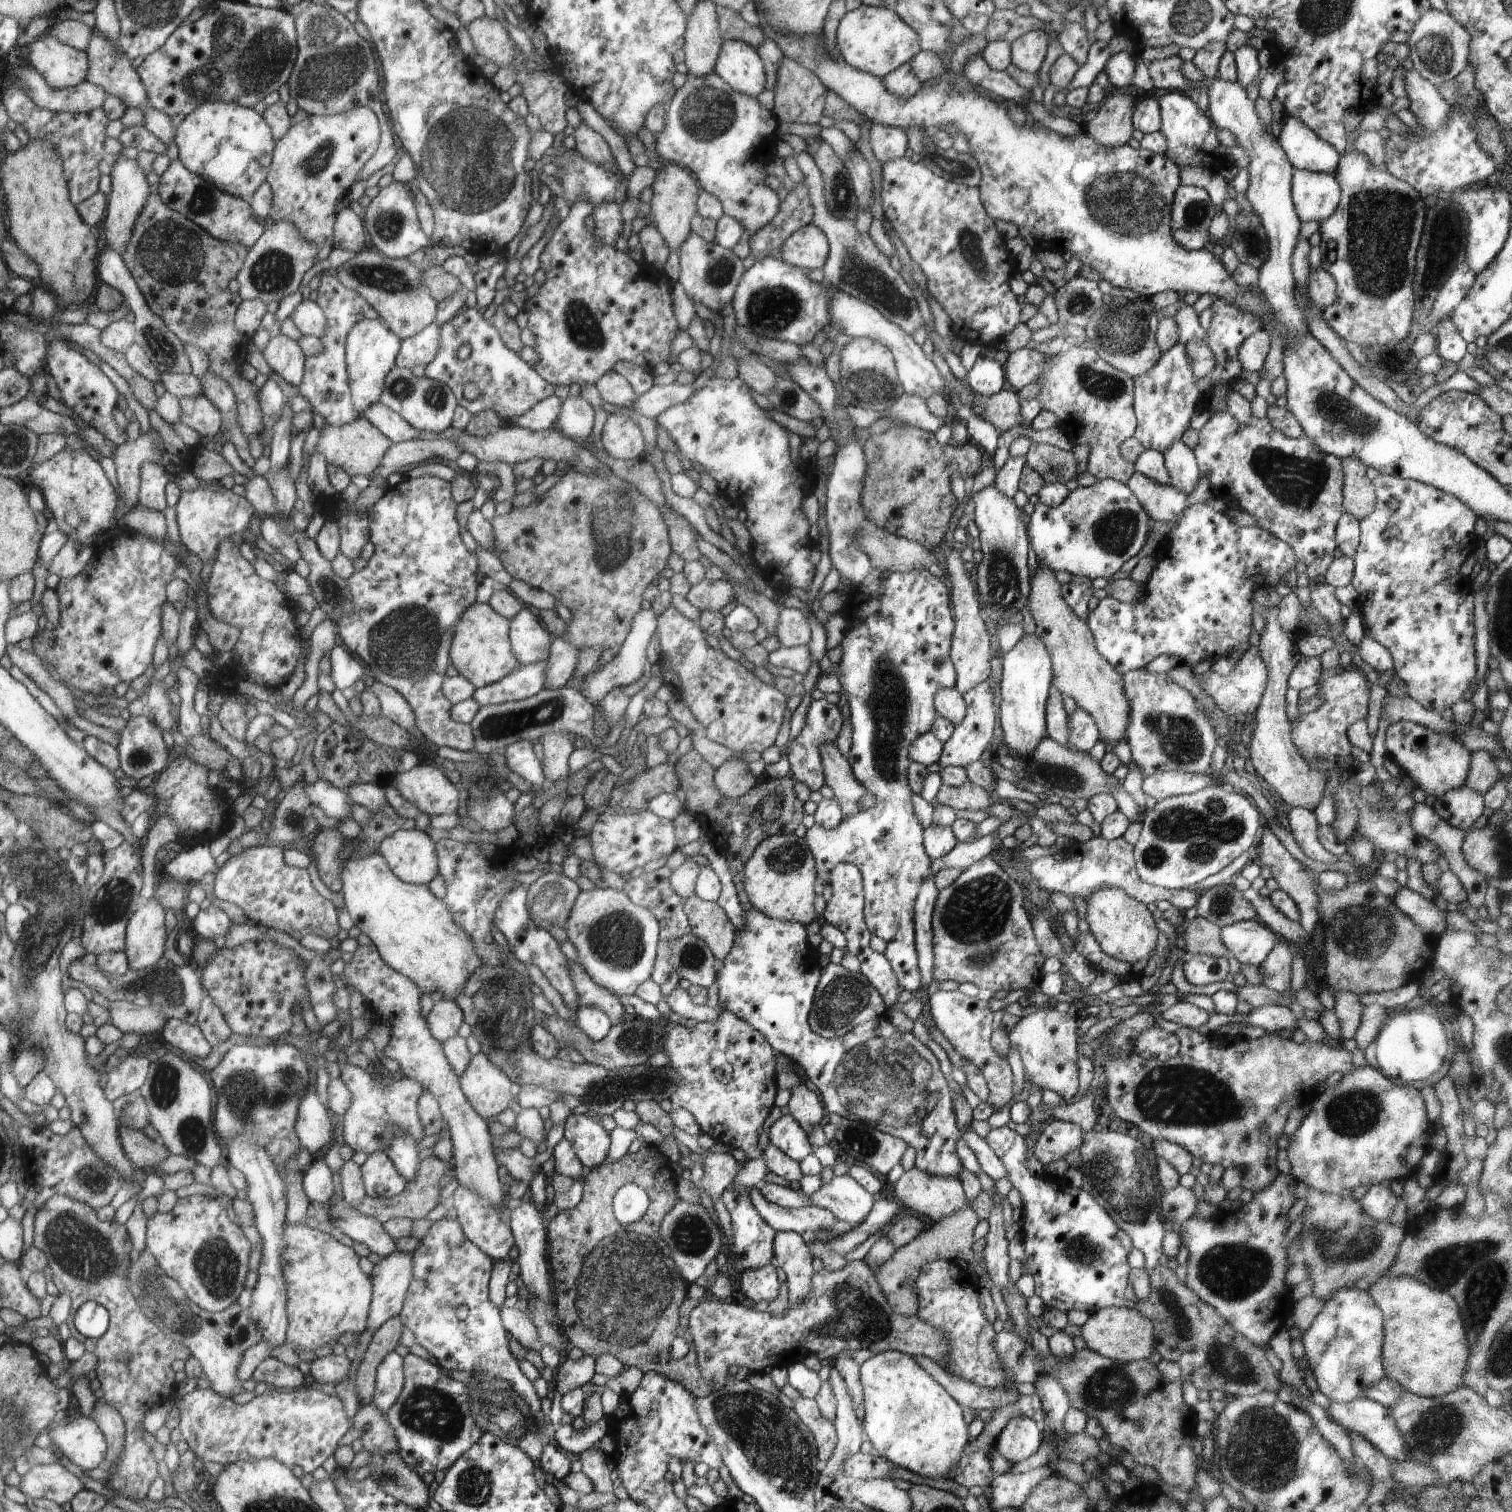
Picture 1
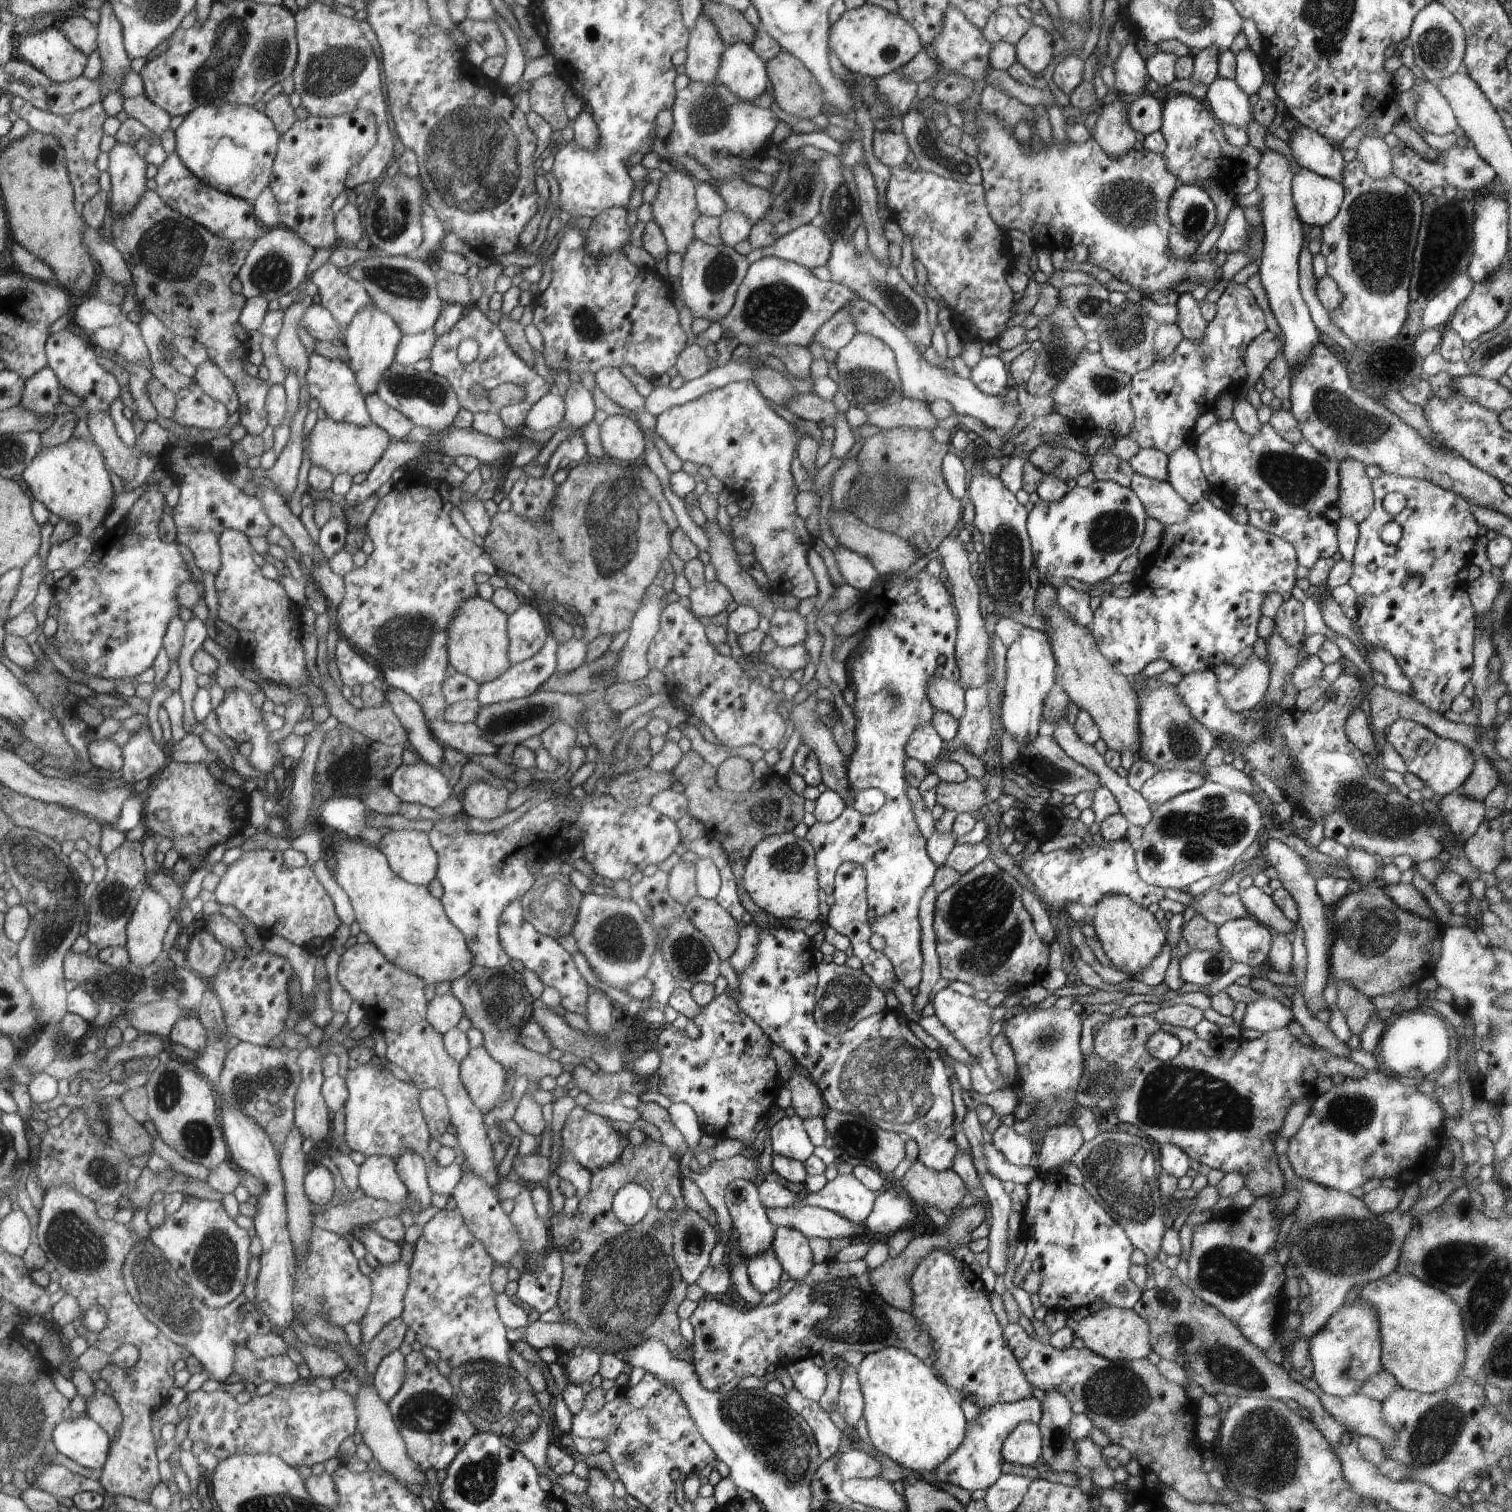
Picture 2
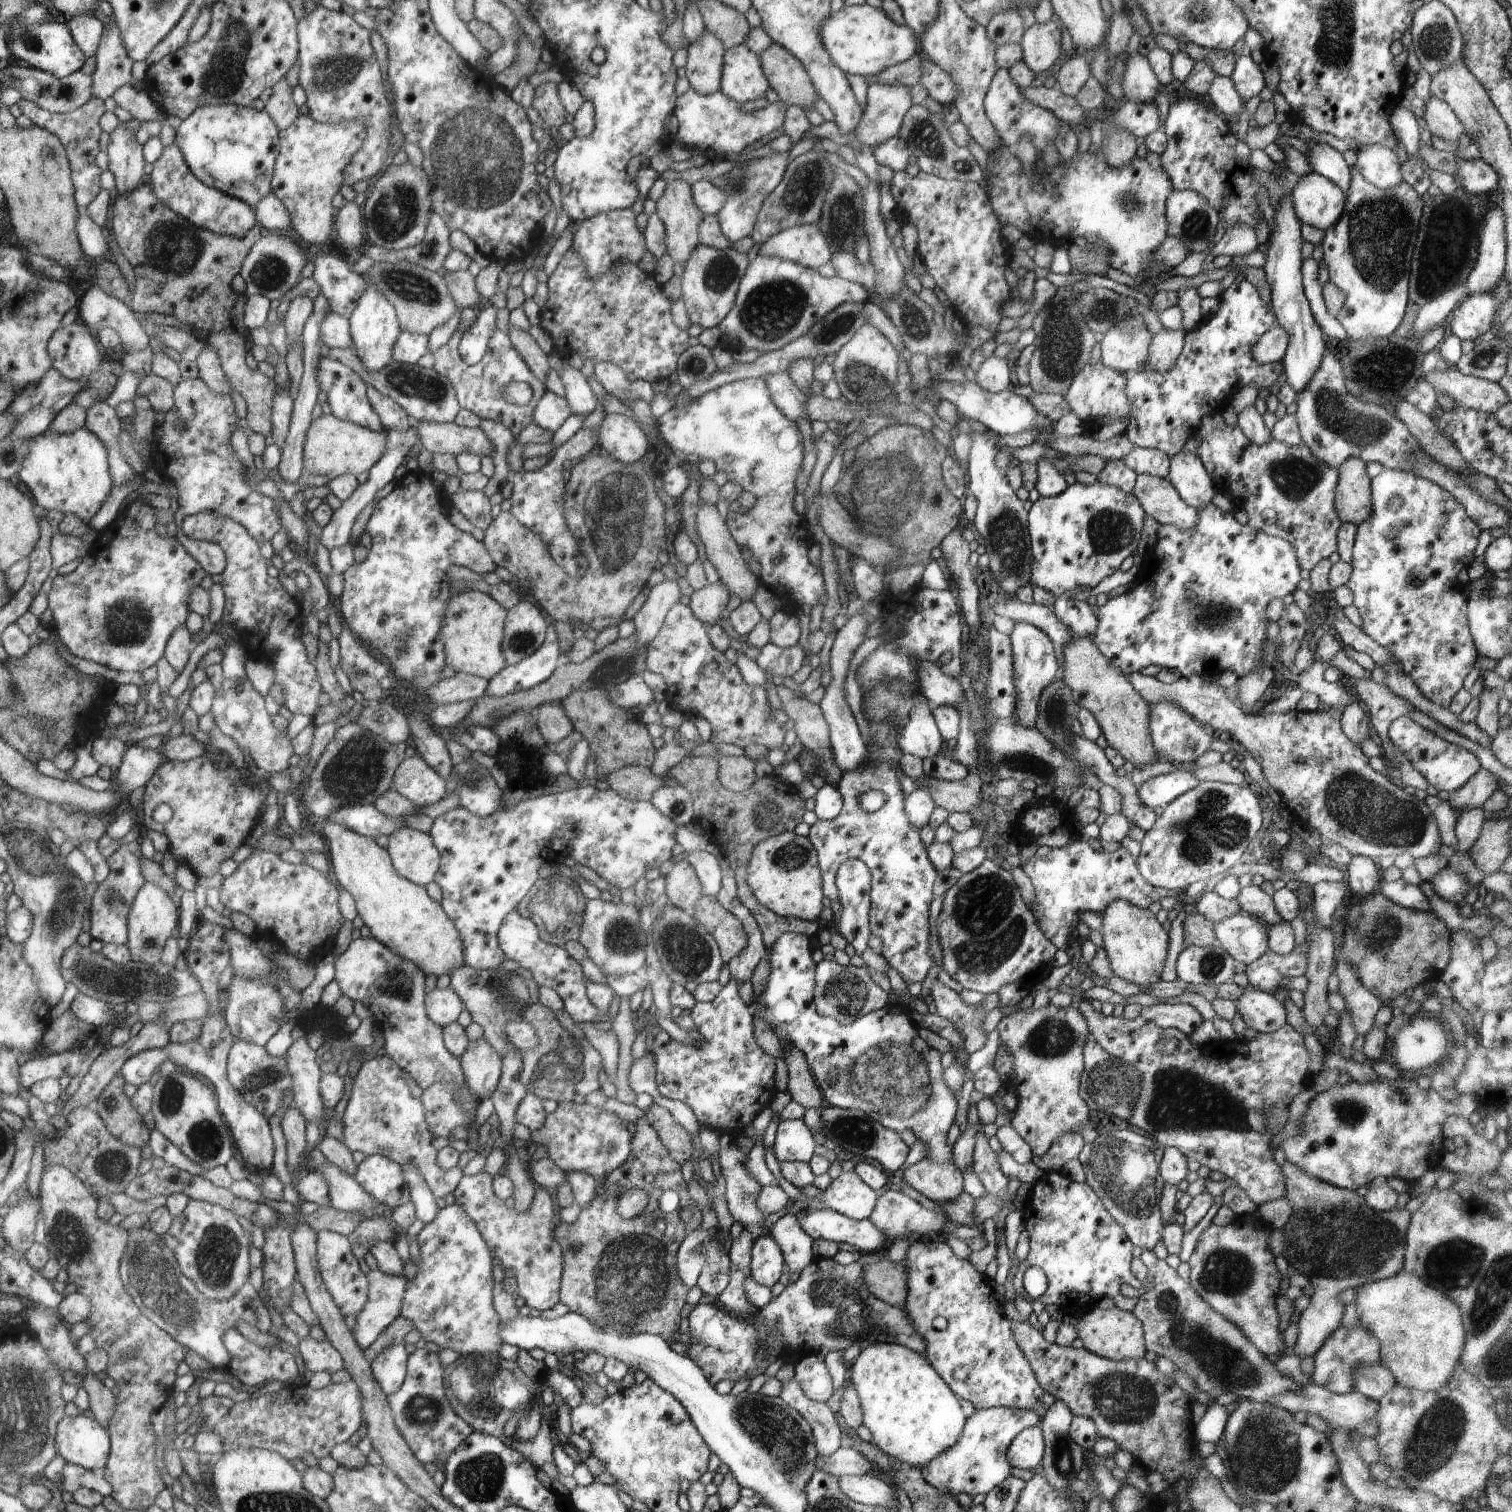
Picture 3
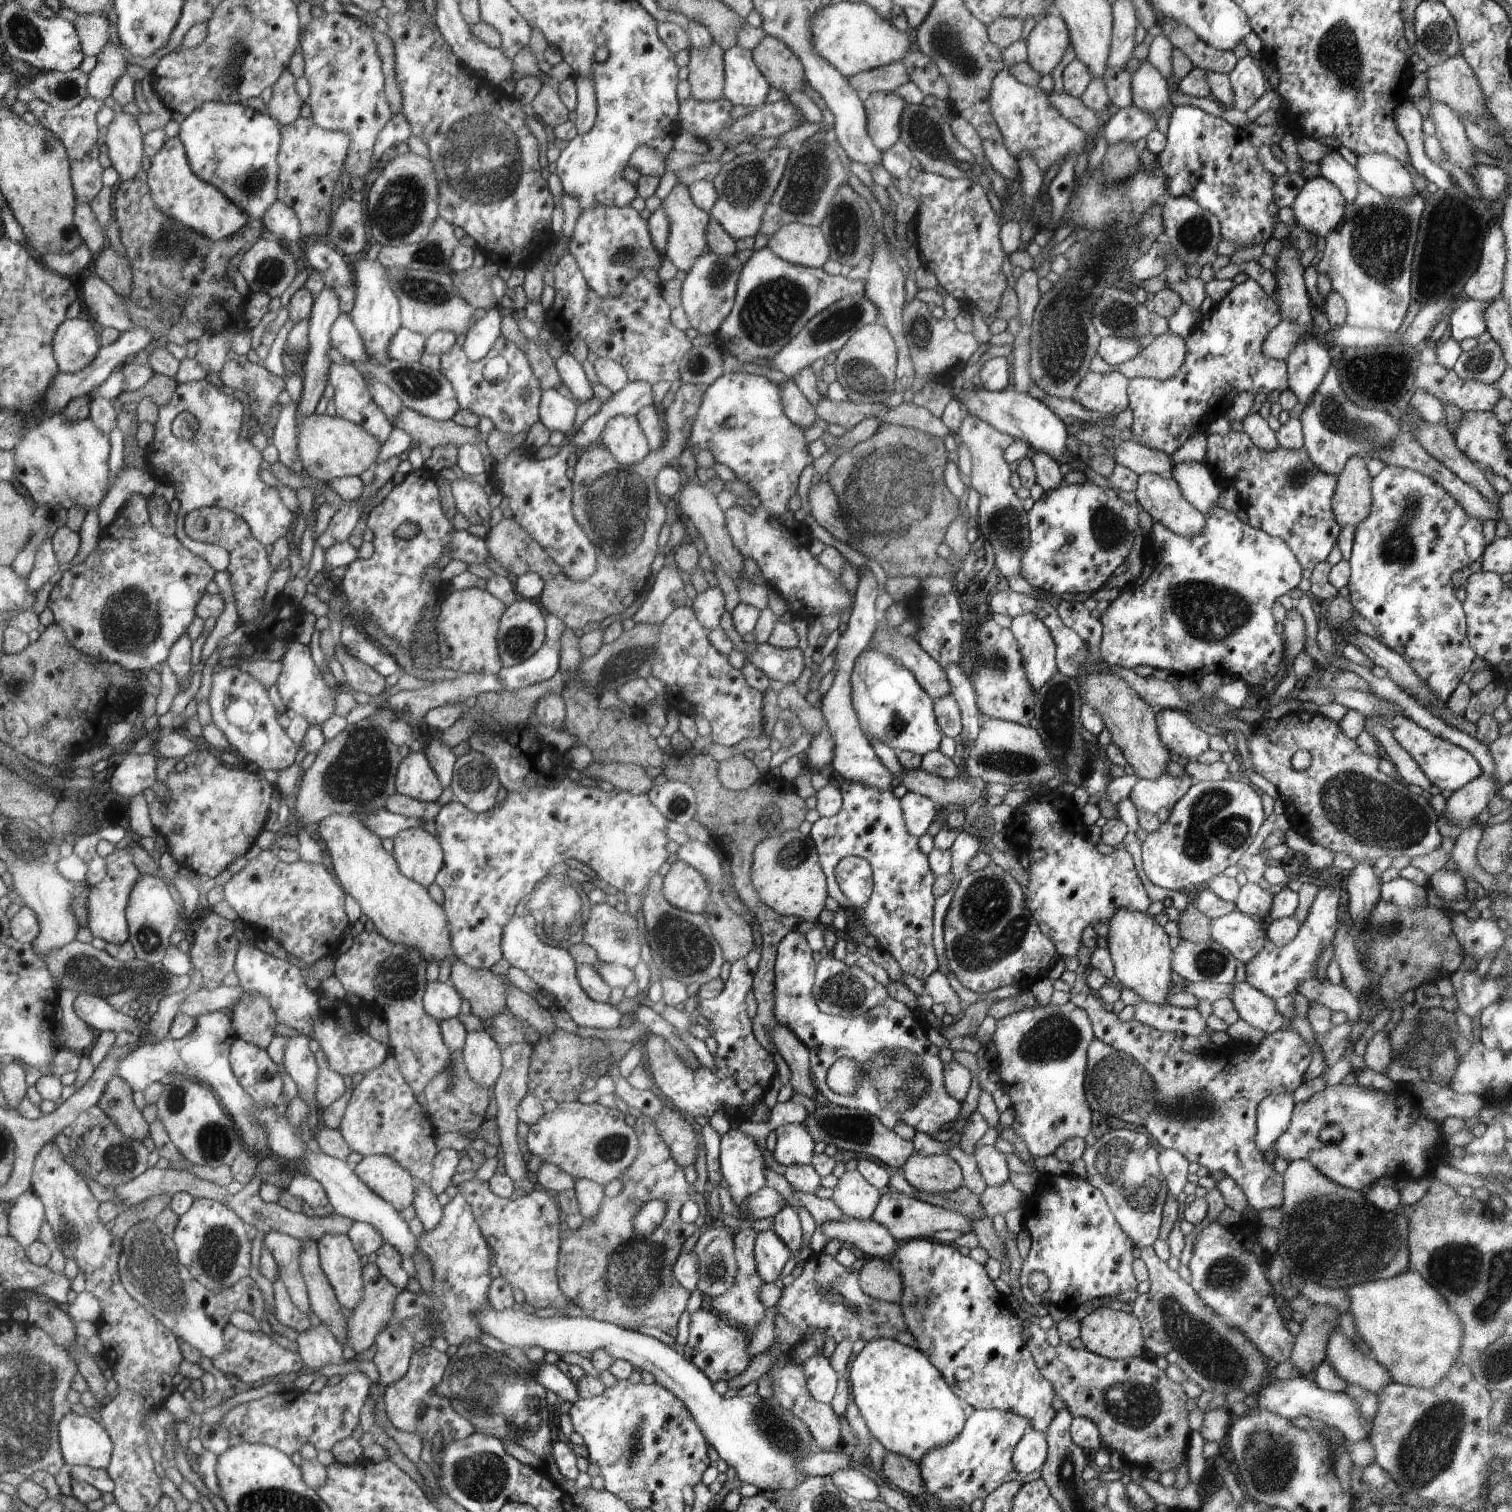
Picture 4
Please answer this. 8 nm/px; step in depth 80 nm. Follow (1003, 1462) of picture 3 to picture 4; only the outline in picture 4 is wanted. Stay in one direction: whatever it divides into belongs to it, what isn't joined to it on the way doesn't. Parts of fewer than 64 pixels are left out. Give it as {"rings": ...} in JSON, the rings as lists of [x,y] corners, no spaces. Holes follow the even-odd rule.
{"rings":[[[976,1409],[951,1443],[932,1447],[919,1460],[927,1497],[934,1497],[945,1509],[960,1510],[963,1504],[986,1498],[1001,1484],[1020,1478],[1013,1463],[1013,1452],[1030,1426],[1028,1418],[1012,1411]]]}

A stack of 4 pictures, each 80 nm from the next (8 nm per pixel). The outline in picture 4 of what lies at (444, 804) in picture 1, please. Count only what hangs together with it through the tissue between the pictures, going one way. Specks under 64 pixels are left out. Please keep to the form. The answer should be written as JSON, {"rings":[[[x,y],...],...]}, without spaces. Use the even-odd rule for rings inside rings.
{"rings":[[[422,751],[410,752],[398,765],[395,790],[425,803],[436,802],[445,789],[436,775],[427,755]]]}

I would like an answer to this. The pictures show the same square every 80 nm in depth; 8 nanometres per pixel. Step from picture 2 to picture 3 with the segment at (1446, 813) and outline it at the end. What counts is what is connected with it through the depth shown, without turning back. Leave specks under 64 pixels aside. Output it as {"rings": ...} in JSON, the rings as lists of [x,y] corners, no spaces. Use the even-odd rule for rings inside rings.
{"rings":[[[1482,807],[1466,809],[1458,813],[1454,828],[1459,851],[1469,854],[1469,850],[1478,840],[1484,821],[1488,817]]]}

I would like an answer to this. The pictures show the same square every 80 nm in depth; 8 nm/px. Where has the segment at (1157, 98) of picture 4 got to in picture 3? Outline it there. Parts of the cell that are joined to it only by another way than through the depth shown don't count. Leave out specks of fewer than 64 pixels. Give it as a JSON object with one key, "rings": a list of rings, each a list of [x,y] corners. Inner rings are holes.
{"rings":[[[1132,33],[1123,59],[1126,60],[1121,86],[1126,98],[1134,102],[1154,102],[1159,93],[1159,80],[1152,70],[1147,57],[1138,53],[1140,36]]]}

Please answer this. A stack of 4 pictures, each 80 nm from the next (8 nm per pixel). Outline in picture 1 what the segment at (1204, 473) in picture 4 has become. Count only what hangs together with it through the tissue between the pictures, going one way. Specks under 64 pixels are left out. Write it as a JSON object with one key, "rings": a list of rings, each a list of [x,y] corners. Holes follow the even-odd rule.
{"rings":[[[1173,442],[1163,453],[1171,485],[1189,495],[1202,475],[1194,451],[1184,442]]]}

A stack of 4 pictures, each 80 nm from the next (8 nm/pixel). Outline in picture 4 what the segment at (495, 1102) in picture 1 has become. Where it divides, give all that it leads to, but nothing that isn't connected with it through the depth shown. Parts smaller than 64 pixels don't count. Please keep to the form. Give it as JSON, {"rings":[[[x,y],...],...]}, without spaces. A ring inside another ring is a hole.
{"rings":[[[485,1029],[467,1034],[462,1058],[476,1083],[494,1086],[502,1071],[501,1048]]]}

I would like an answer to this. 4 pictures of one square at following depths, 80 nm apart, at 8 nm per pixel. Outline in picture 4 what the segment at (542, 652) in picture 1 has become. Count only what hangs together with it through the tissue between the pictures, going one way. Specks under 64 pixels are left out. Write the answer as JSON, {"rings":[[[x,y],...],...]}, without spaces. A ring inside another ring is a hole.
{"rings":[[[532,599],[507,606],[499,622],[499,655],[504,667],[519,665],[544,644],[544,614]]]}

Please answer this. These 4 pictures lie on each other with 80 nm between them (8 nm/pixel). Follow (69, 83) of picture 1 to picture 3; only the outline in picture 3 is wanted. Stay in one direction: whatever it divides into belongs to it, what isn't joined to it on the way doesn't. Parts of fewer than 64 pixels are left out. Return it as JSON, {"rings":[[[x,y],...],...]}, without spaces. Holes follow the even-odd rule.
{"rings":[[[14,18],[7,22],[7,39],[14,60],[50,74],[57,79],[82,70],[87,62],[87,55],[80,50],[72,38],[71,30],[64,24],[56,24],[56,20],[48,18],[38,23],[16,22]]]}

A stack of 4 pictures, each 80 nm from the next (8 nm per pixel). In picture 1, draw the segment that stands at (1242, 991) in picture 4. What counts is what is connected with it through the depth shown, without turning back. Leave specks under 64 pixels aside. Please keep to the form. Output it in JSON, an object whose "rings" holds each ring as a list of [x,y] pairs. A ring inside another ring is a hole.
{"rings":[[[1264,1005],[1261,1007],[1253,1007],[1250,1013],[1243,1016],[1242,1021],[1246,1021],[1248,1025],[1260,1026],[1264,1028],[1266,1033],[1280,1032],[1286,1028],[1298,1028],[1297,1016],[1290,1007],[1282,1005]]]}

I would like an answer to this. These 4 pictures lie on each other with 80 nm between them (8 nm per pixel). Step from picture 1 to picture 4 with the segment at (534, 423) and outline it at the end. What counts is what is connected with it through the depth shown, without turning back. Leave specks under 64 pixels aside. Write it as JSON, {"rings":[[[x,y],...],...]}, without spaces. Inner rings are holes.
{"rings":[[[545,389],[540,405],[540,422],[548,430],[559,430],[564,434],[572,428],[578,405],[574,399],[566,398],[556,389]]]}

